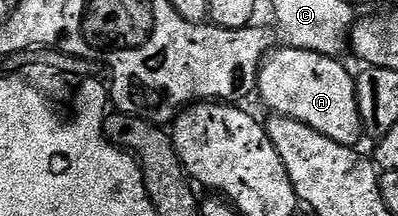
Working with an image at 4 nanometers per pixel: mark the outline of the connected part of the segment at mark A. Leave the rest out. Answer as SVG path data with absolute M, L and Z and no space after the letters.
M277 47L261 62L257 76L256 92L270 114L290 117L315 131L335 139L335 143L350 147L360 146L363 141L357 82L354 74L348 73L335 57L319 55L315 51Z

